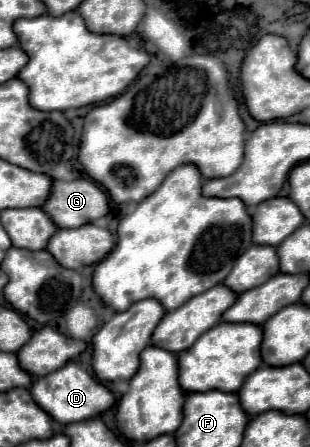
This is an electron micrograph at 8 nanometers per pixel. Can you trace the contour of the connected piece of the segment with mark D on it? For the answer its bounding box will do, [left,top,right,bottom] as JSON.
[30,361,116,425]

